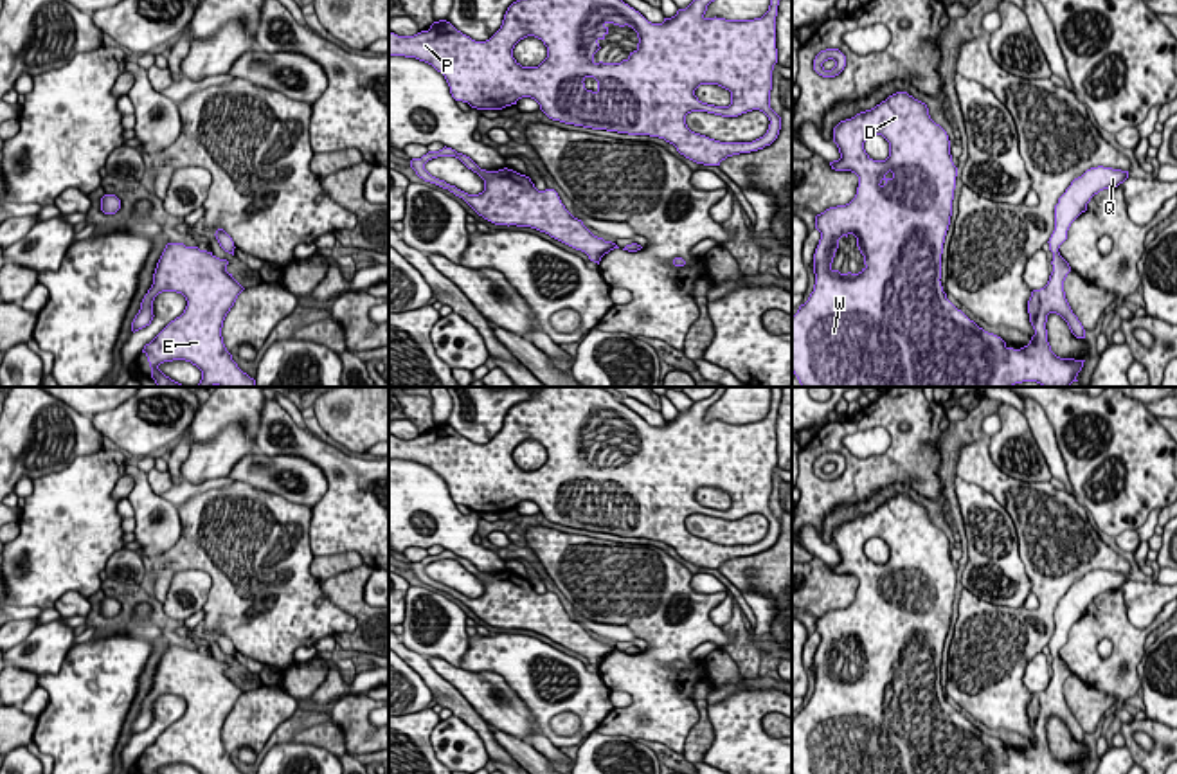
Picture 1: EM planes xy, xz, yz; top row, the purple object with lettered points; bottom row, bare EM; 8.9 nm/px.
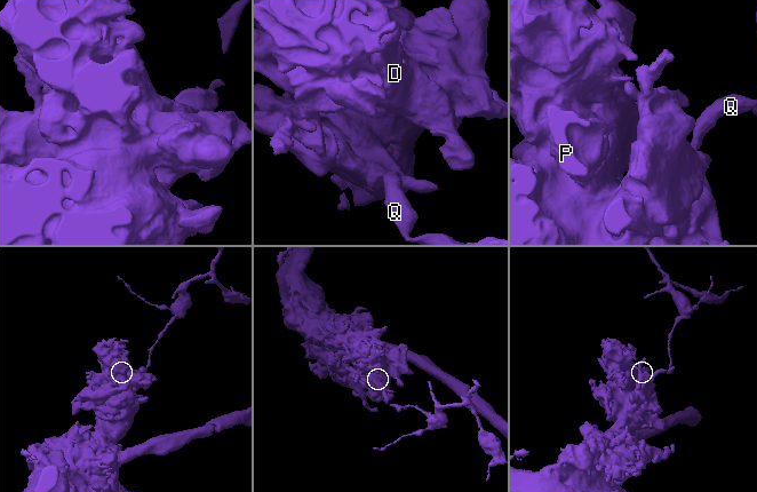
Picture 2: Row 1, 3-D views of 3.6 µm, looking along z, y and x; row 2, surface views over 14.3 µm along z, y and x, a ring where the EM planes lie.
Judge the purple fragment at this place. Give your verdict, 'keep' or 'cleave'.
cleave

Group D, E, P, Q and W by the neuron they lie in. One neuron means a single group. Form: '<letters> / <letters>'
D E P W / Q

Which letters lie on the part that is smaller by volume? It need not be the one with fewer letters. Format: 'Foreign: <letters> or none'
Foreign: Q

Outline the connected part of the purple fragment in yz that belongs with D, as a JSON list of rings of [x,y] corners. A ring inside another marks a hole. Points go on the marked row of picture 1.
[[[896,92],[889,95],[885,101],[876,104],[871,110],[860,112],[851,119],[840,121],[833,128],[833,142],[839,148],[840,158],[830,162],[831,169],[835,171],[851,171],[858,176],[858,187],[855,198],[846,203],[846,205],[837,205],[830,207],[824,212],[815,216],[815,229],[821,232],[819,245],[813,254],[813,274],[815,274],[815,284],[813,292],[810,293],[808,301],[799,306],[797,313],[792,317],[792,373],[797,376],[799,383],[803,387],[1013,387],[1015,383],[1022,382],[1037,382],[1042,387],[1069,387],[1073,382],[1078,382],[1076,376],[1083,367],[1085,360],[1074,360],[1074,358],[1060,358],[1051,351],[1051,346],[1047,342],[1047,315],[1056,313],[1060,315],[1071,333],[1076,338],[1085,338],[1085,329],[1078,317],[1073,313],[1065,292],[1064,292],[1064,281],[1067,274],[1071,272],[1069,263],[1060,256],[1060,252],[1053,252],[1053,272],[1049,275],[1049,281],[1044,288],[1033,290],[1031,297],[1028,301],[1028,313],[1029,313],[1029,322],[1035,329],[1035,335],[1031,337],[1029,344],[1013,349],[1008,347],[1006,342],[979,328],[974,320],[970,320],[961,310],[957,310],[948,299],[947,293],[943,292],[941,286],[941,254],[943,254],[943,243],[945,236],[950,225],[950,216],[952,216],[952,200],[954,200],[954,189],[956,189],[956,176],[957,176],[957,167],[952,162],[950,155],[950,140],[947,131],[936,124],[930,115],[929,108],[925,103],[914,99],[907,92]],[[869,135],[882,135],[889,142],[889,157],[885,160],[873,160],[866,149],[864,142]],[[853,234],[857,238],[857,247],[860,254],[864,256],[864,268],[858,274],[840,274],[839,270],[831,268],[835,252],[839,248],[839,239],[842,236]]]

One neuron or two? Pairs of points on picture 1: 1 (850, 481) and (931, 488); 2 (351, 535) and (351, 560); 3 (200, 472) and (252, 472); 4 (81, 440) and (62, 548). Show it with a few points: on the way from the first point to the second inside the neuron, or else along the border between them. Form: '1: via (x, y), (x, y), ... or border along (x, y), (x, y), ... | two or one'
1: via (870, 476), (875, 472), (911, 472) | one
2: border along (315, 557), (355, 551), (364, 564) | two
3: border along (252, 450), (225, 476) | two
4: border along (103, 447), (78, 456), (62, 470), (40, 476) | two

